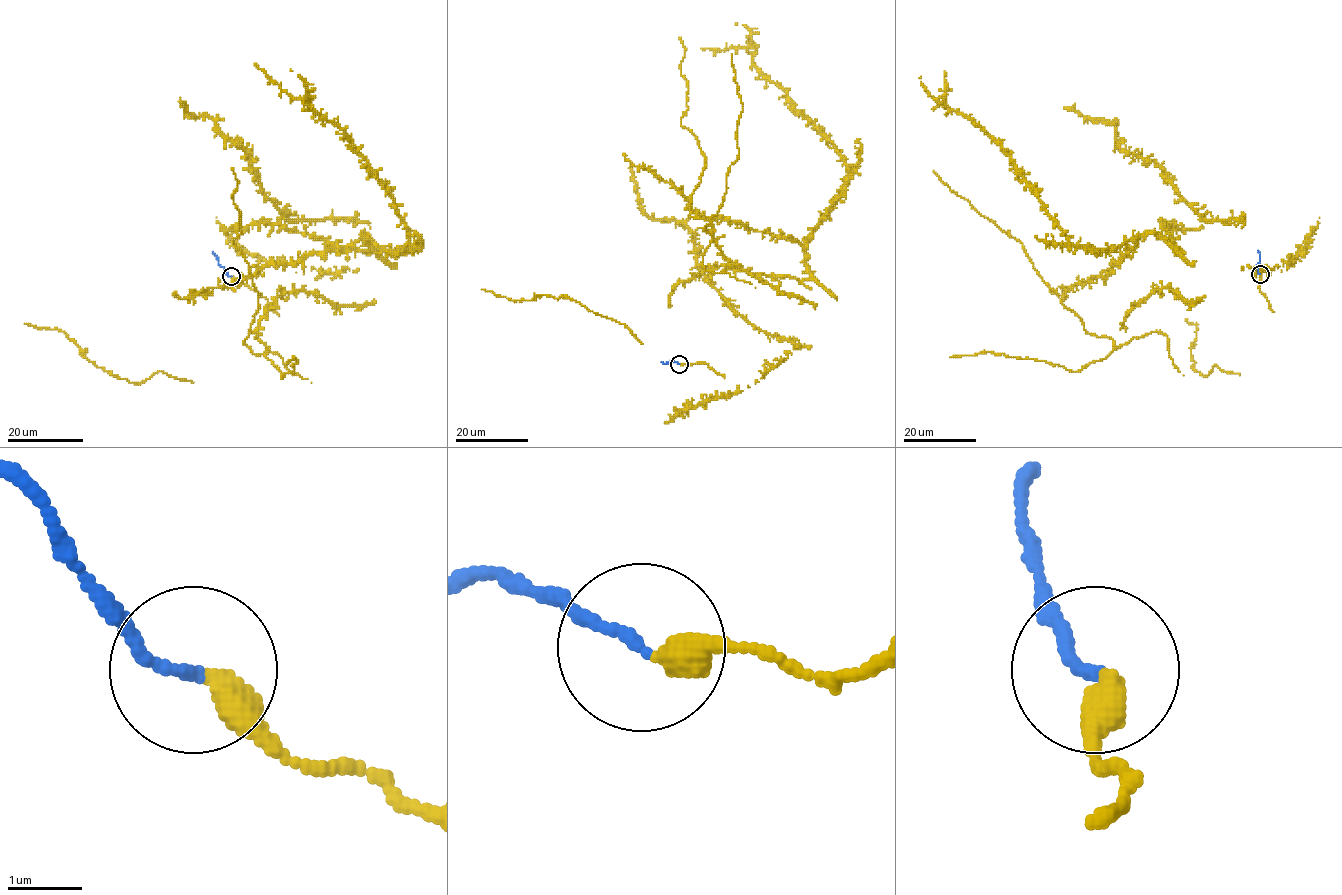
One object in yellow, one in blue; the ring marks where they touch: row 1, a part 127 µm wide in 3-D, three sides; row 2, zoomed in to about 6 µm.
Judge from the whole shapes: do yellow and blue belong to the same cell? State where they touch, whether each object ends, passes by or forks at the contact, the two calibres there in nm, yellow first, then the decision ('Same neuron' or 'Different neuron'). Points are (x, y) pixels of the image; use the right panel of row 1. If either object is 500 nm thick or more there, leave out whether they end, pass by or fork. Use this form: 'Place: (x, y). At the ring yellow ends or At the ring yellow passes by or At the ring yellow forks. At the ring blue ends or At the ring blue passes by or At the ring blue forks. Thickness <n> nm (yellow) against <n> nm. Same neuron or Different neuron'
Place: (1260, 274). At the ring yellow ends. At the ring blue ends. Thickness 400 nm (yellow) against 150 nm. Same neuron

